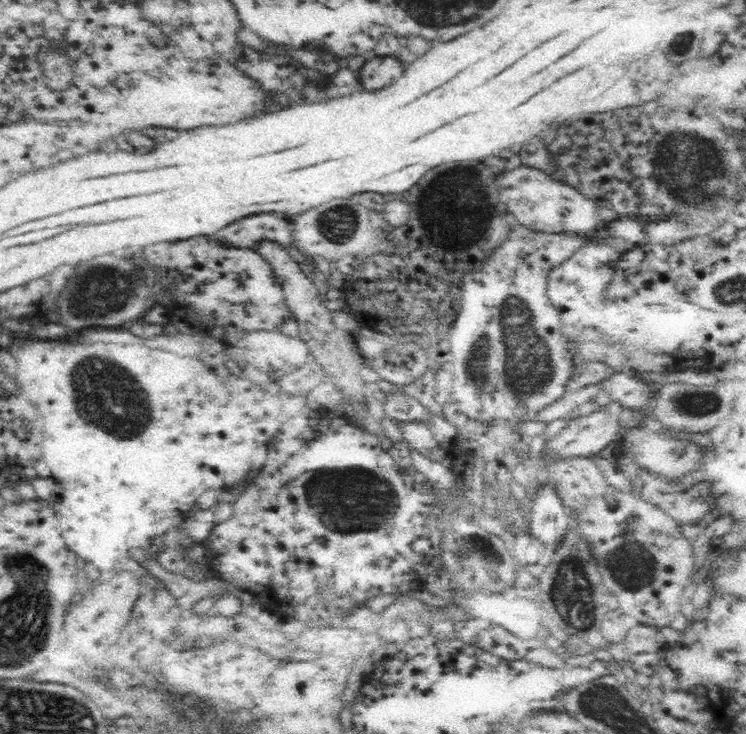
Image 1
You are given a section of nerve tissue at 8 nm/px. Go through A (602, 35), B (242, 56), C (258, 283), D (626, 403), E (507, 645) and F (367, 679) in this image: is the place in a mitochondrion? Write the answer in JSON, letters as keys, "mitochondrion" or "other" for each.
{"A":"other","B":"other","C":"other","D":"other","E":"other","F":"other"}

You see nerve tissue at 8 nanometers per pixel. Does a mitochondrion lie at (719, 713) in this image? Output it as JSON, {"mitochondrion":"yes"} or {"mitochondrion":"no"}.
{"mitochondrion":"no"}

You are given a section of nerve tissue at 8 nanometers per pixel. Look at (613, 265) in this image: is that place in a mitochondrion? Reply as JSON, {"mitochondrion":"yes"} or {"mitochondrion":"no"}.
{"mitochondrion":"no"}

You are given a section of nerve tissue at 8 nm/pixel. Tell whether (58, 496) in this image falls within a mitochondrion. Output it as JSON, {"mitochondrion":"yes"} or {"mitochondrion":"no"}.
{"mitochondrion":"no"}

